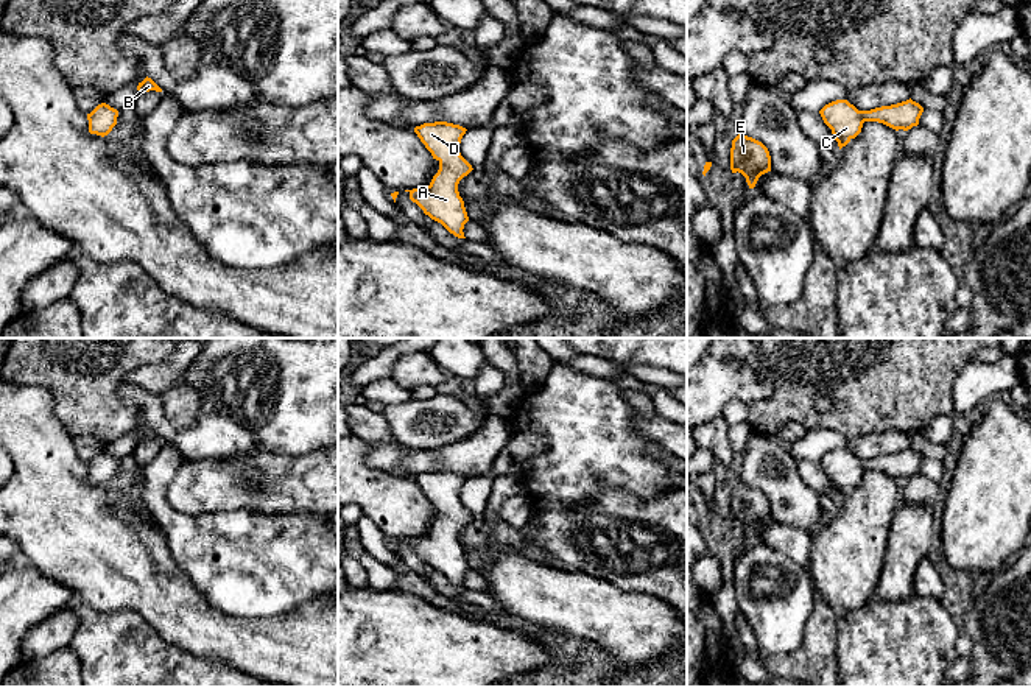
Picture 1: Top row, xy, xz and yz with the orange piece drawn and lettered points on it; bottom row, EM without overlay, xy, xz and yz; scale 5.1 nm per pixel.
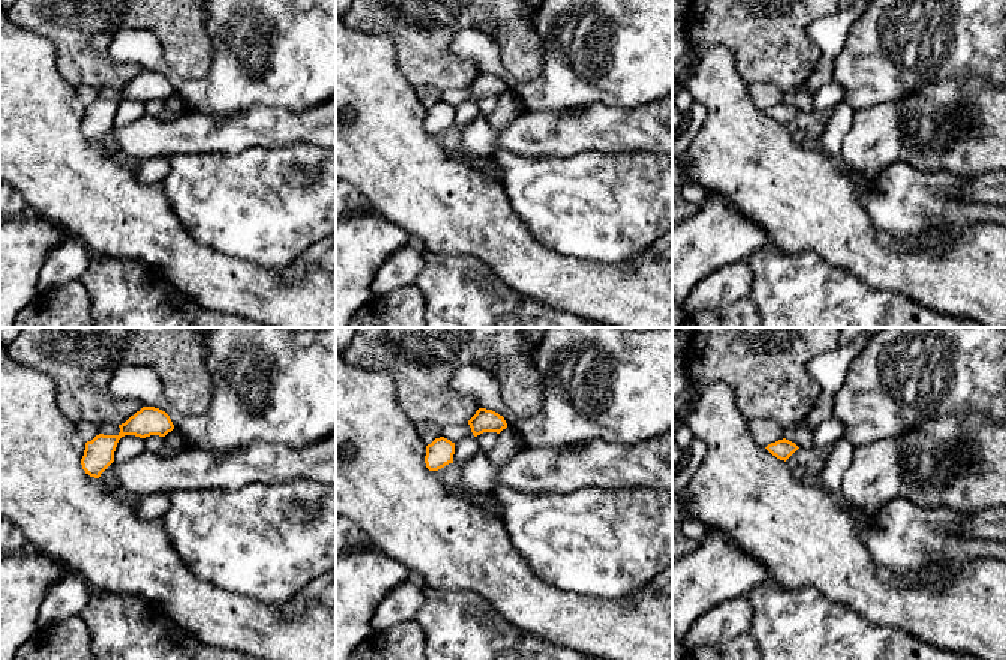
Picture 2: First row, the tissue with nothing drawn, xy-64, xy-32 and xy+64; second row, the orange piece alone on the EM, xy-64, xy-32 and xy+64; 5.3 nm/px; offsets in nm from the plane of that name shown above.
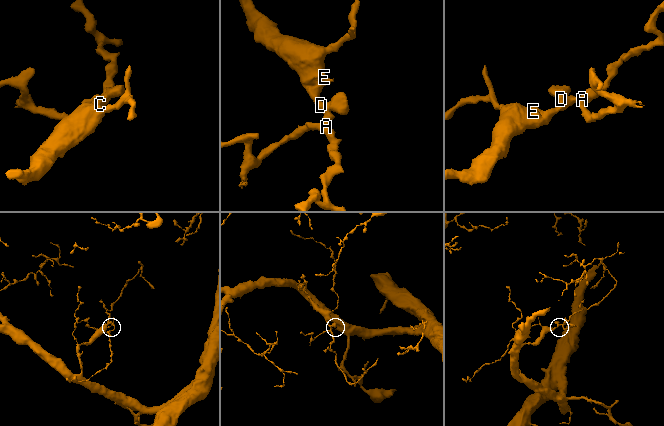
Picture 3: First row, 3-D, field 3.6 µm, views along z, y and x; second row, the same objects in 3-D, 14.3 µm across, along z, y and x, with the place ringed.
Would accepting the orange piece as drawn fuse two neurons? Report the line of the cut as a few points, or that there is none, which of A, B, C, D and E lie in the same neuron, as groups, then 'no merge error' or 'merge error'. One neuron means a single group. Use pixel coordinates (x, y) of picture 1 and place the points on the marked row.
no cut | A B C D E | no merge error

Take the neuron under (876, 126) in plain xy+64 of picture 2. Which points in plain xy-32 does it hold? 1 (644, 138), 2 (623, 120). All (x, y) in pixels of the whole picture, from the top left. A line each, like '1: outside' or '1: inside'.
1: inside
2: inside

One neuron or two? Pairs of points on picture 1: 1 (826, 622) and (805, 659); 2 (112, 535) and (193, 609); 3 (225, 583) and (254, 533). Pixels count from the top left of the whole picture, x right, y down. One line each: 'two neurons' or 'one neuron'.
1: one neuron
2: one neuron
3: one neuron

